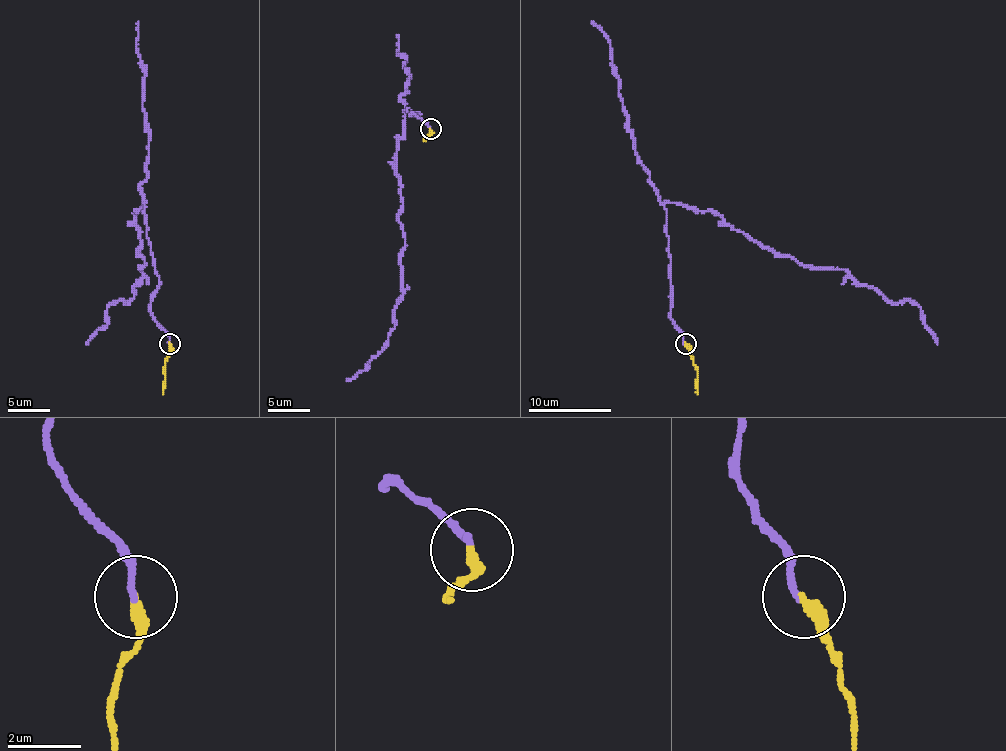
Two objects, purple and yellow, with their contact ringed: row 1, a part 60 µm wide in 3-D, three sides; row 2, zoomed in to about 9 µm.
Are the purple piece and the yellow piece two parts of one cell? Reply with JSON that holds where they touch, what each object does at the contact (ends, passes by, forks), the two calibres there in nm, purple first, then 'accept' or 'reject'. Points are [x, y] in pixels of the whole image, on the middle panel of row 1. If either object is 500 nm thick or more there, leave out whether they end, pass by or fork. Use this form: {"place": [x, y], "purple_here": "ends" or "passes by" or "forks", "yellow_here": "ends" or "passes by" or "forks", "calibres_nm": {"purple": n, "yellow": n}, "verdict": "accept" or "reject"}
{"place": [430, 129], "purple_here": "ends", "yellow_here": "ends", "calibres_nm": {"purple": 160, "yellow": 340}, "verdict": "accept"}

